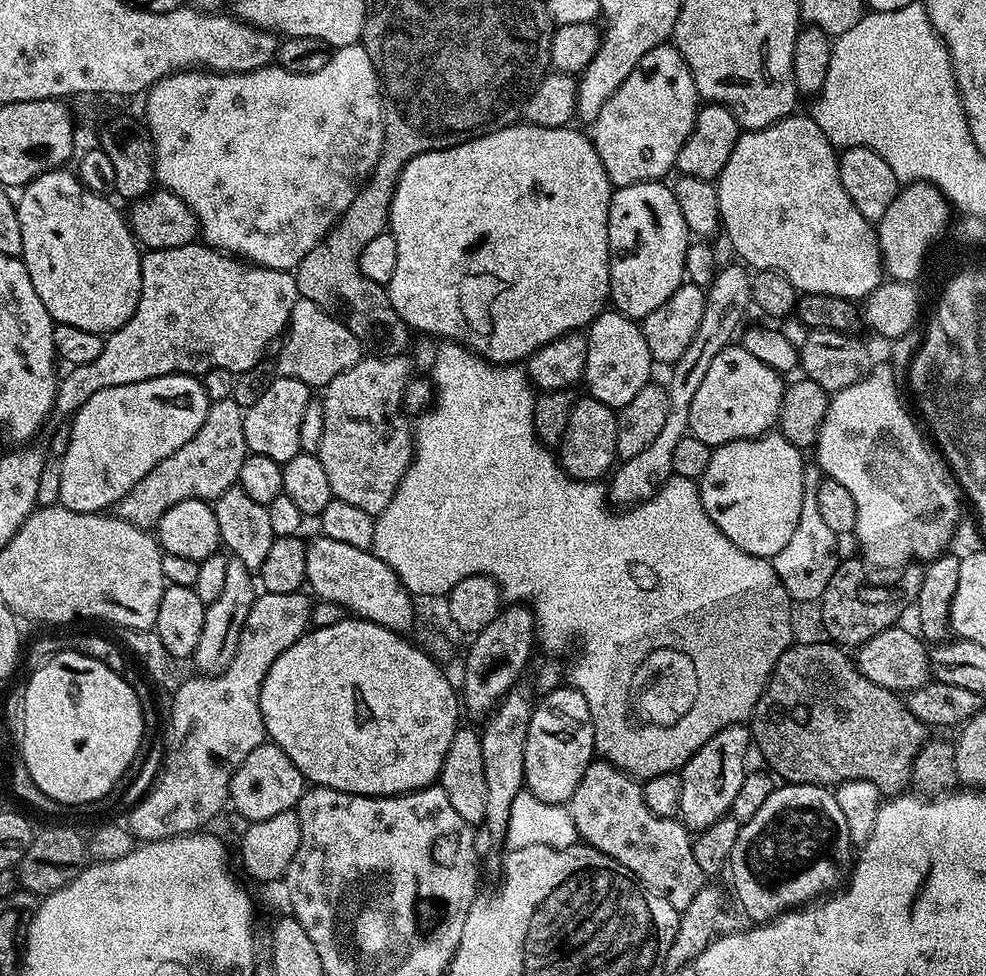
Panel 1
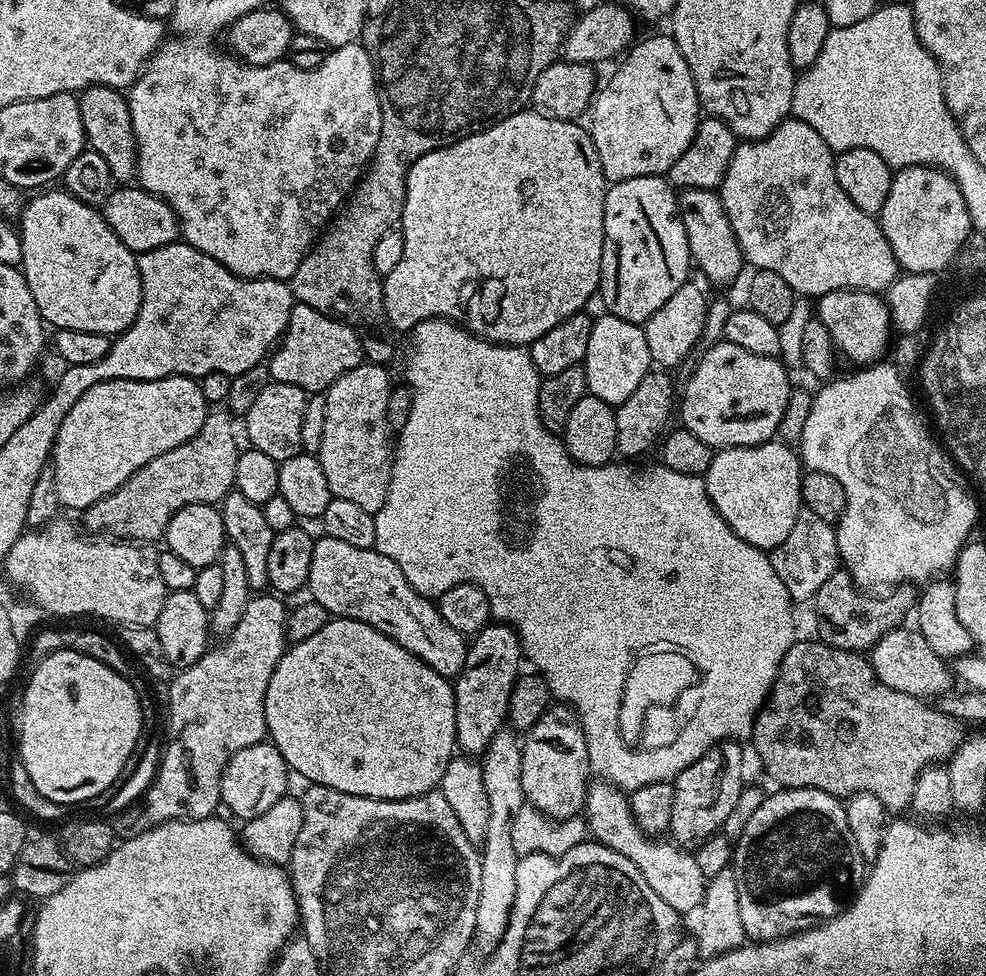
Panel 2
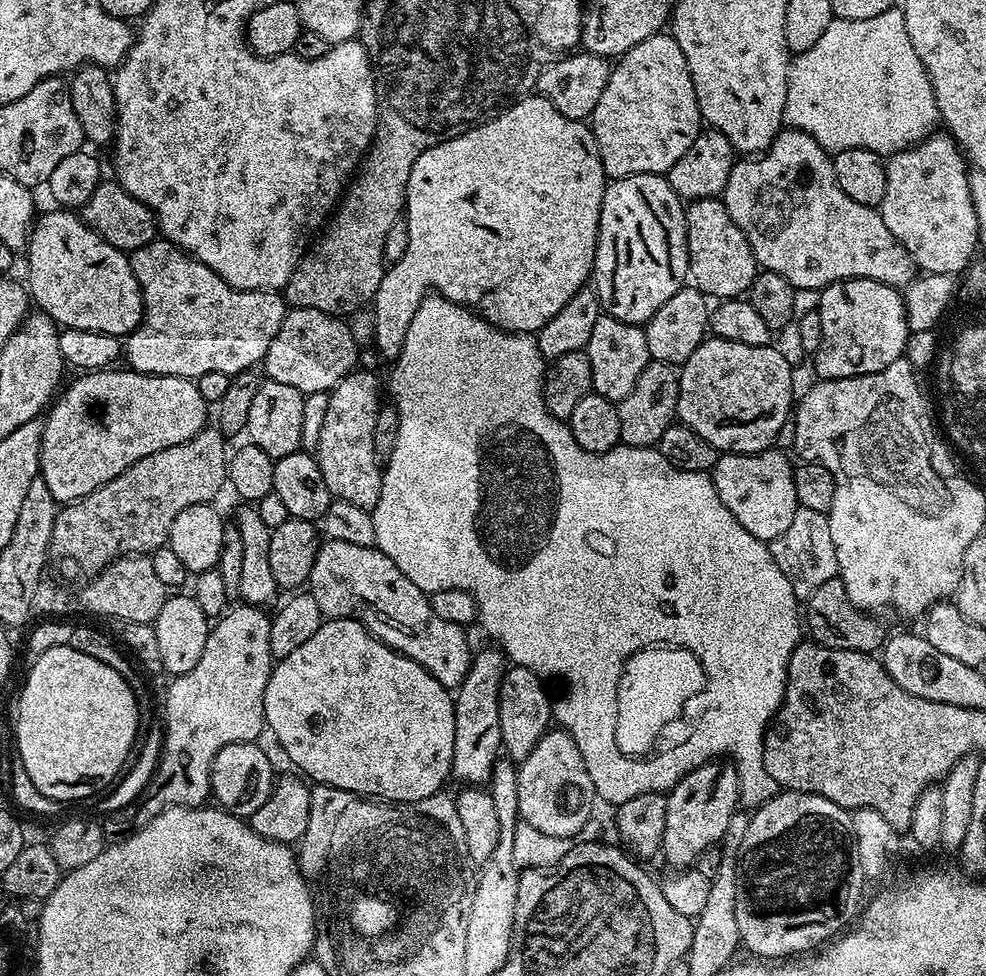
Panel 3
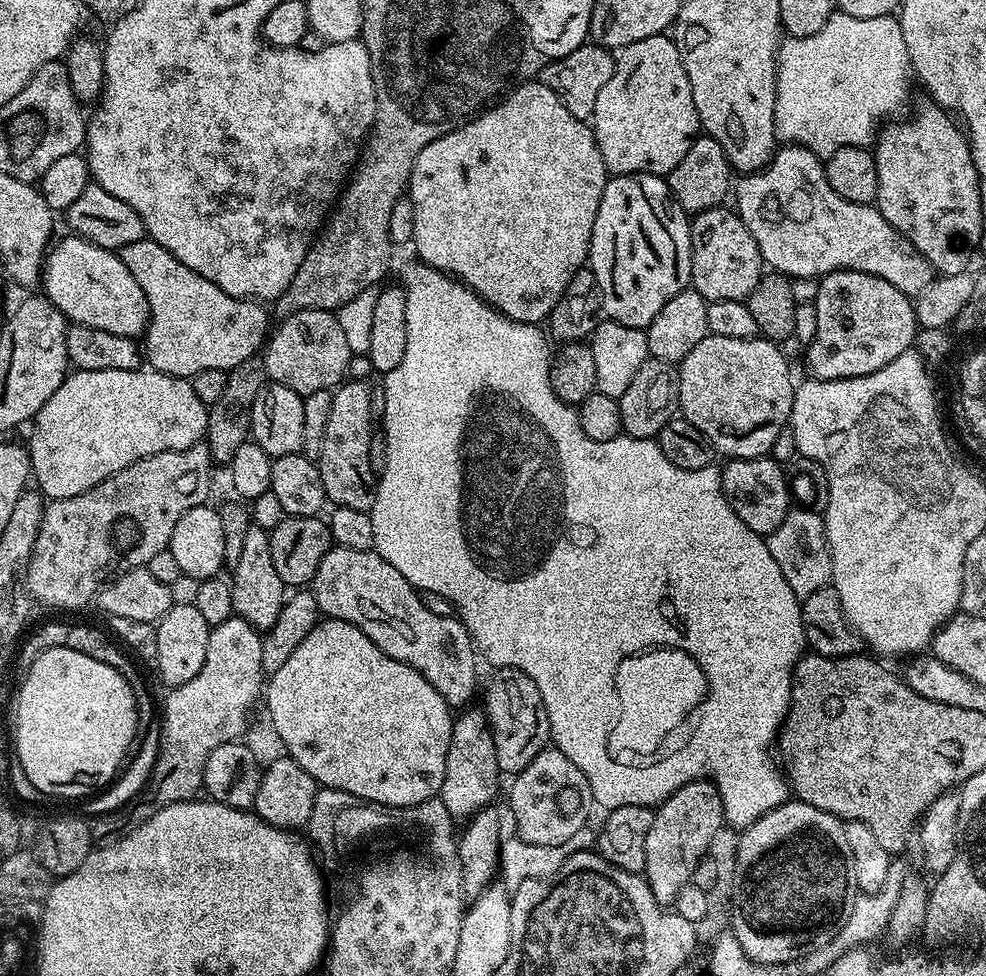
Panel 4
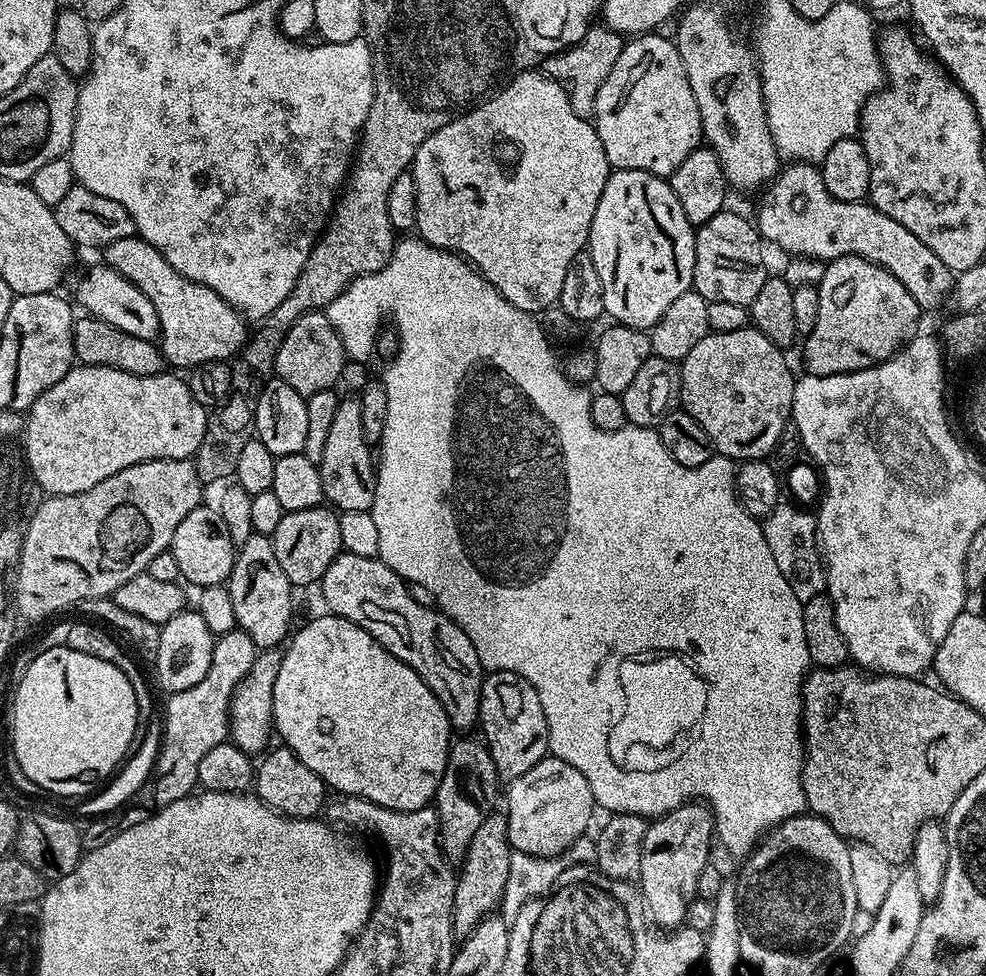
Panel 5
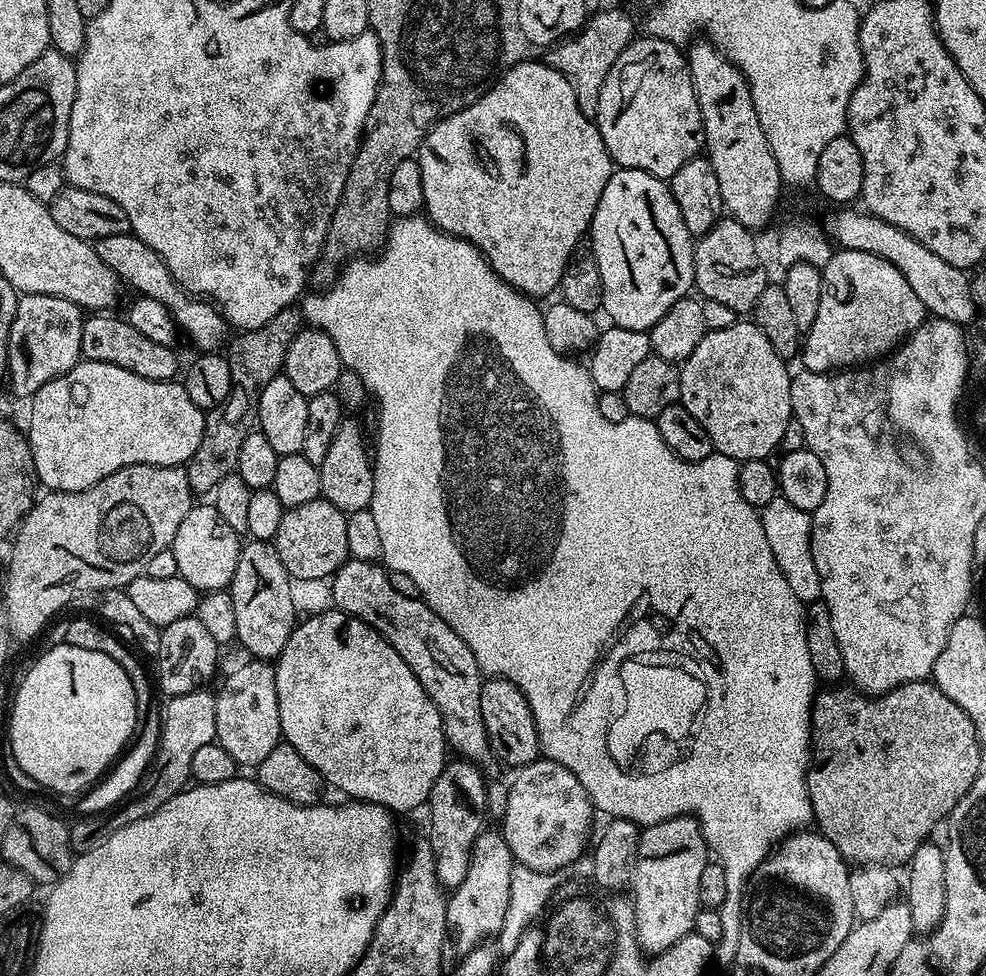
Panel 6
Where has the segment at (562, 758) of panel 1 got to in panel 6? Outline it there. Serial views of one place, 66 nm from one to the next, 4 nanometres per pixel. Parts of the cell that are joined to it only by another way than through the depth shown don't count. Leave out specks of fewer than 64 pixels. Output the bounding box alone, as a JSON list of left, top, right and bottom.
[502,758,592,873]

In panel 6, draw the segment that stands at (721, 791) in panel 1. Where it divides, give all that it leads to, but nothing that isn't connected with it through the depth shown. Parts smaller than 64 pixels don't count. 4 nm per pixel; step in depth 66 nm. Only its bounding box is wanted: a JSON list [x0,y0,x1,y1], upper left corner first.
[630,816,710,953]

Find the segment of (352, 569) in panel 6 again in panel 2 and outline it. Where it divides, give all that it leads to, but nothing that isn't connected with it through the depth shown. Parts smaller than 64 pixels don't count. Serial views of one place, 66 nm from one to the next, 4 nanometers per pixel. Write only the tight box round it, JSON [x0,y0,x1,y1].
[306,535,468,680]

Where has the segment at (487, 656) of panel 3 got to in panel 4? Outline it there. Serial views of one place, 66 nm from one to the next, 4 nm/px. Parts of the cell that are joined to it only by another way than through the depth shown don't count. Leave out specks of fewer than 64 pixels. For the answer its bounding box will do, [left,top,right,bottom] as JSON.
[439,706,502,818]

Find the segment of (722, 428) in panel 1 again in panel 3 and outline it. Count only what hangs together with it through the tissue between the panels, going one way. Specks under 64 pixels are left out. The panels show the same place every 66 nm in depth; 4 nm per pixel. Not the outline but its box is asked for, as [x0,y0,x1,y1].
[676,338,794,453]

